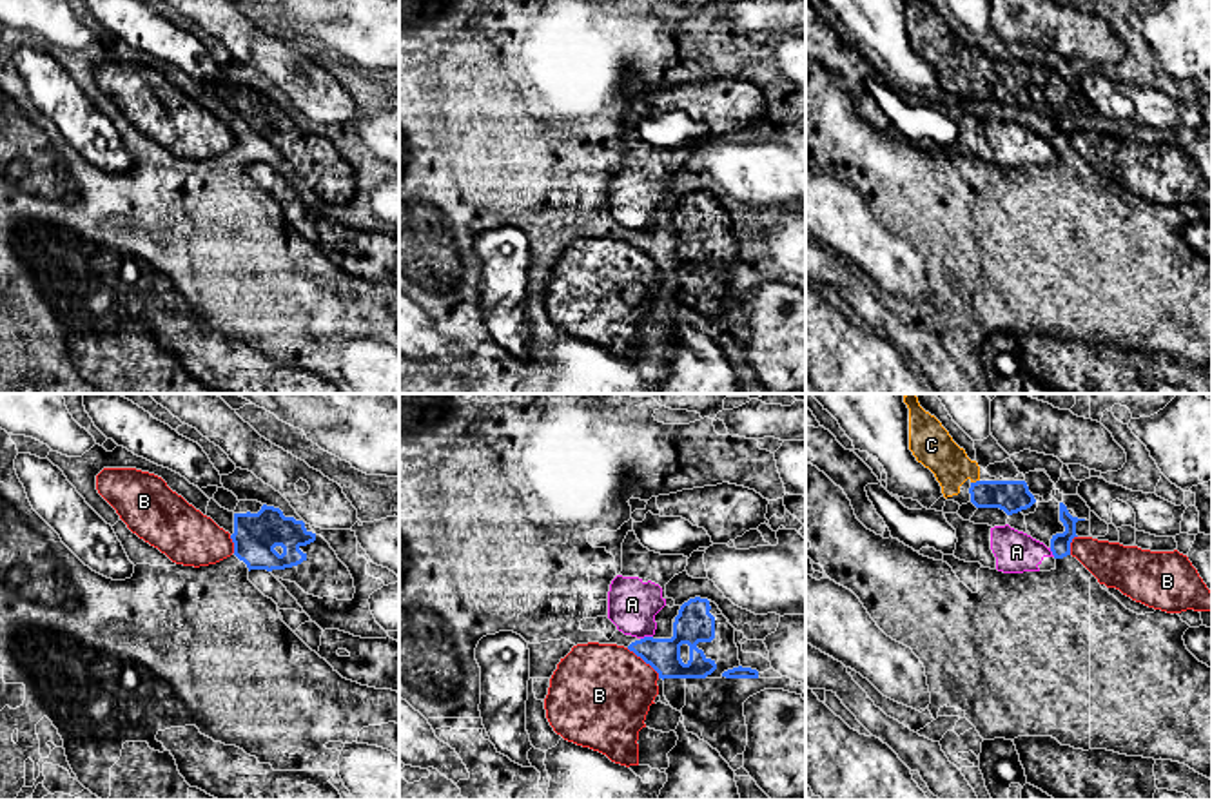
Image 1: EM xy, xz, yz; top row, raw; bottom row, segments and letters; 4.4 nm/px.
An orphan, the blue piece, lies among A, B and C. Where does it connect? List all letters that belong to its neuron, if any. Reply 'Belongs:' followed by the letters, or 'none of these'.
Belongs: C

